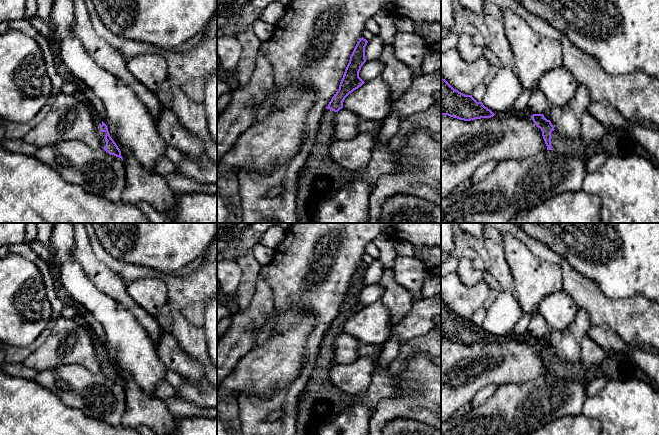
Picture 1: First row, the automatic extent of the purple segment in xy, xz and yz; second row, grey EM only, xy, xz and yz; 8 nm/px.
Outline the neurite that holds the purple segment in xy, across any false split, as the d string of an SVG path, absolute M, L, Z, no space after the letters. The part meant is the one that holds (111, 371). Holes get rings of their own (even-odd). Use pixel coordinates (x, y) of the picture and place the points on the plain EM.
M94 338L94 349L101 365L101 371L109 378L119 381L123 384L120 373L108 356L107 349L96 338Z

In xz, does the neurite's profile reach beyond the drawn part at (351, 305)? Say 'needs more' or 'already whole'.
needs more

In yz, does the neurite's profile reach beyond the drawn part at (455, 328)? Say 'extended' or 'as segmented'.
as segmented

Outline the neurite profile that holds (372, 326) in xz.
M379 300L350 317L343 326L343 332L358 339L361 344L379 345L389 339L391 327L390 311Z

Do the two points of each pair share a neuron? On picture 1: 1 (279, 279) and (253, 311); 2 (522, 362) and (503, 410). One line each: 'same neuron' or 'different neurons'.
1: different neurons
2: different neurons

